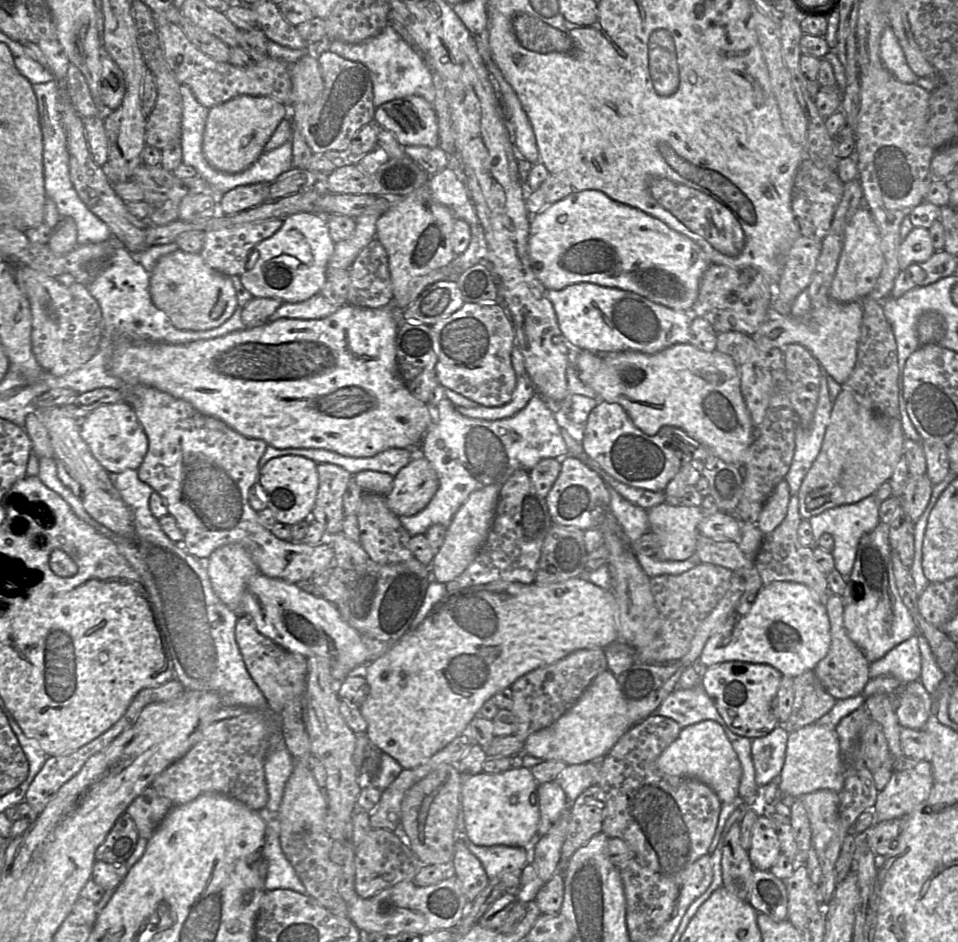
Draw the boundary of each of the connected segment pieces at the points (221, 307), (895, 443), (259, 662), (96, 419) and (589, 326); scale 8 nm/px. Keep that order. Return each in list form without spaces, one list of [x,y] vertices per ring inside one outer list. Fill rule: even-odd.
[[[177,249],[158,259],[150,273],[149,293],[155,307],[162,311],[172,326],[183,331],[207,331],[221,326],[237,310],[237,297],[233,279],[209,267],[200,254]]]
[[[843,387],[834,401],[821,450],[798,492],[802,519],[809,520],[830,508],[856,503],[874,494],[884,482],[890,480],[896,464],[904,455],[904,441],[905,435],[900,418],[880,413],[871,400],[850,388]]]
[[[247,614],[238,616],[235,639],[247,671],[267,701],[269,712],[275,714],[280,720],[279,714],[281,714],[283,704],[288,700],[288,695],[300,695],[304,690],[306,691],[307,658],[286,650],[261,634],[253,619]]]
[[[125,401],[102,405],[80,421],[80,435],[108,473],[137,470],[148,450],[147,436],[132,407]]]
[[[580,282],[563,289],[548,289],[559,328],[576,349],[595,353],[636,351],[655,354],[675,344],[690,342],[690,312],[676,311],[634,292]]]

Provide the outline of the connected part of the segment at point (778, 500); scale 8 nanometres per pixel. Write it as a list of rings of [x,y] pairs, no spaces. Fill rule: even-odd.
[[[782,480],[767,499],[756,523],[764,535],[775,530],[785,519],[790,498],[788,483]]]

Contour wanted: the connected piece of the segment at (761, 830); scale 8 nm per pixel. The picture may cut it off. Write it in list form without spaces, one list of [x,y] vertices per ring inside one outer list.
[[[760,814],[753,827],[749,859],[754,869],[769,871],[781,854],[774,823],[765,814]]]

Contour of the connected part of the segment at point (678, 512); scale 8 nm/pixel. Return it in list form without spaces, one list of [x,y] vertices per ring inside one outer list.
[[[662,503],[649,508],[647,514],[649,532],[658,535],[662,541],[659,551],[653,557],[662,561],[684,561],[696,553],[698,525],[706,515],[701,507],[673,506]]]

